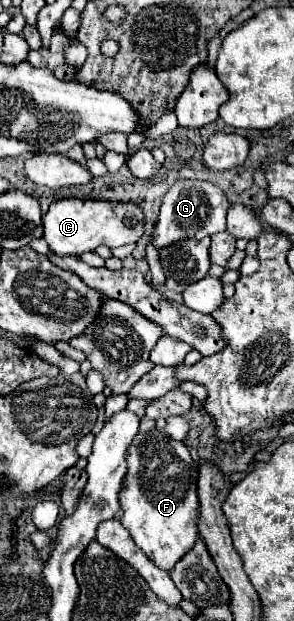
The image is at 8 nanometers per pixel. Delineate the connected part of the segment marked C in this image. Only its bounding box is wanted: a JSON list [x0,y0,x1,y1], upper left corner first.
[44,199,144,257]

